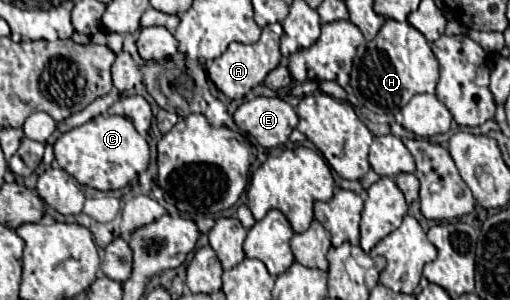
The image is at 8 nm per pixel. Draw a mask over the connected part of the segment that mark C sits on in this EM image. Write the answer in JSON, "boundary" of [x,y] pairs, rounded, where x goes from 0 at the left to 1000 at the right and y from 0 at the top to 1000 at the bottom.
{"boundary":[[[188,387],[176,407],[125,440],[106,473],[106,513],[122,567],[145,587],[157,613],[200,640],[243,627],[286,567],[294,540],[290,473],[243,387]]]}

